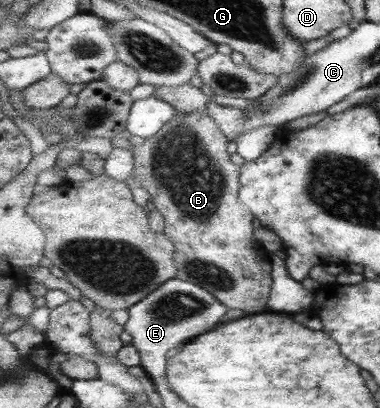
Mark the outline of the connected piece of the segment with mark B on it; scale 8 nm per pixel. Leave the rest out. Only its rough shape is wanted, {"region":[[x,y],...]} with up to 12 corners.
{"region":[[207,112],[135,147],[178,278],[269,312],[273,258]]}

